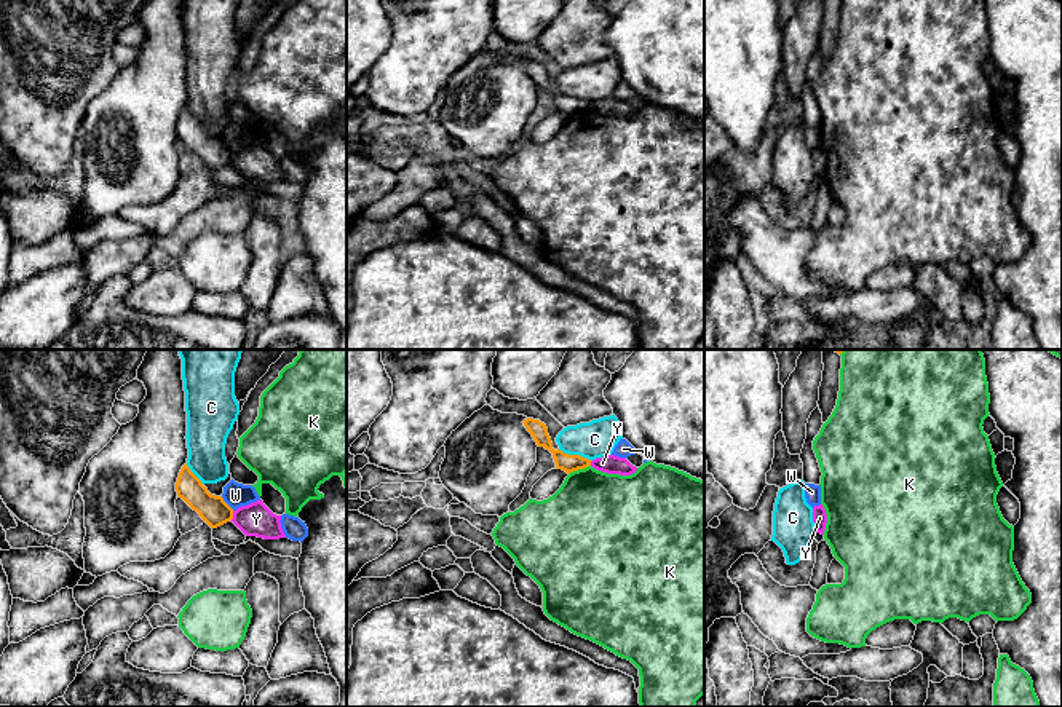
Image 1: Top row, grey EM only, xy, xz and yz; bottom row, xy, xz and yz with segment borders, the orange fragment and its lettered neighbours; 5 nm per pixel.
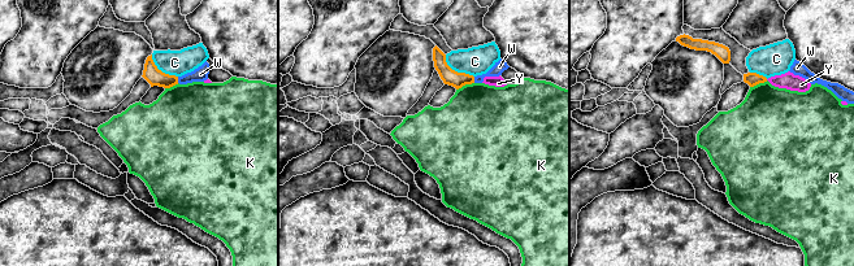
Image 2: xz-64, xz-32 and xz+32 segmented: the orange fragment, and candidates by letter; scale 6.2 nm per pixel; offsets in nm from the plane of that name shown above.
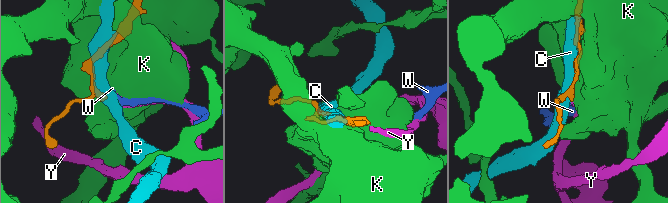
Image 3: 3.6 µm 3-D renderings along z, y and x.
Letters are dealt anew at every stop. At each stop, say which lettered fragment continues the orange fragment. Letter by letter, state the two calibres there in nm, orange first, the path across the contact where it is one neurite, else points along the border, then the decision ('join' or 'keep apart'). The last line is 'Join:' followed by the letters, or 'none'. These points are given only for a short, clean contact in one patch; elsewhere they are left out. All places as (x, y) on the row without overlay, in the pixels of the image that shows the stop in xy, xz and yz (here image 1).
C: 90/190 nm | keep apart
K: 90/440 nm | keep apart
W: 150/120 nm | along xy (221, 139), (233, 152) | keep apart
Y: 150/170 nm | keep apart
Join: none

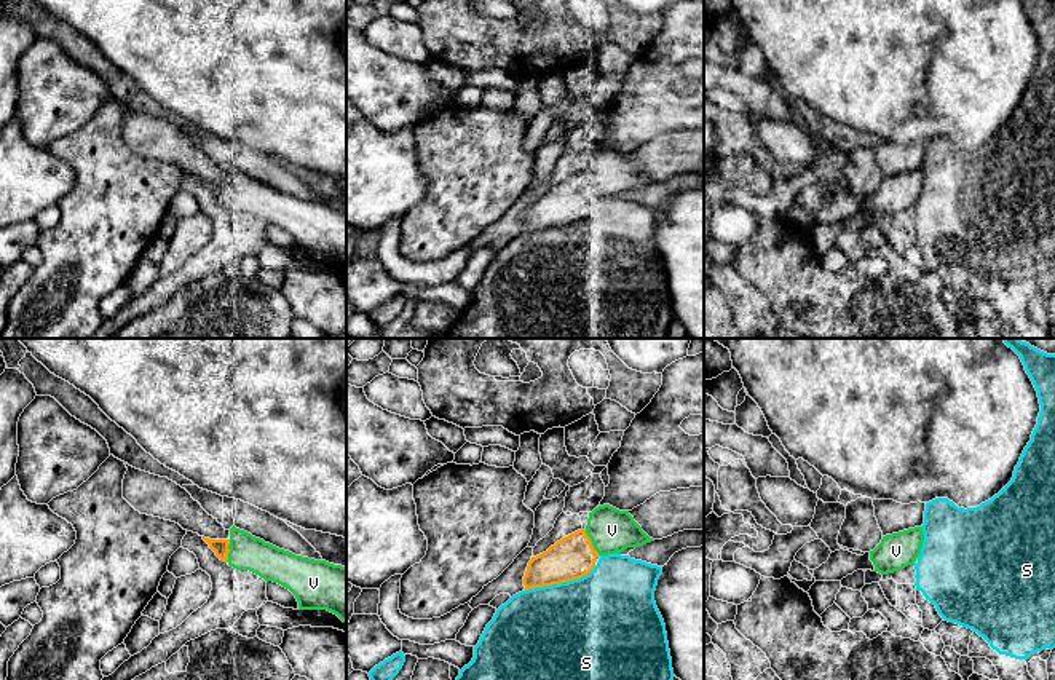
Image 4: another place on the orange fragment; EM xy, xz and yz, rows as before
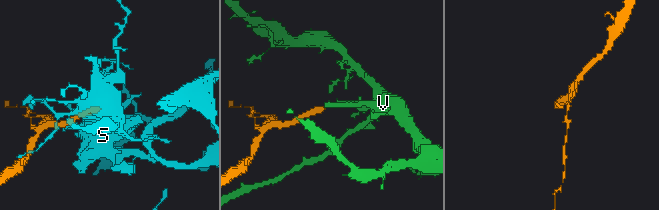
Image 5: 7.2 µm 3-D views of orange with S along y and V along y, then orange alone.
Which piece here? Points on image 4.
S: 220/480 nm | keep apart
V: 220/220 nm | join
Join: V

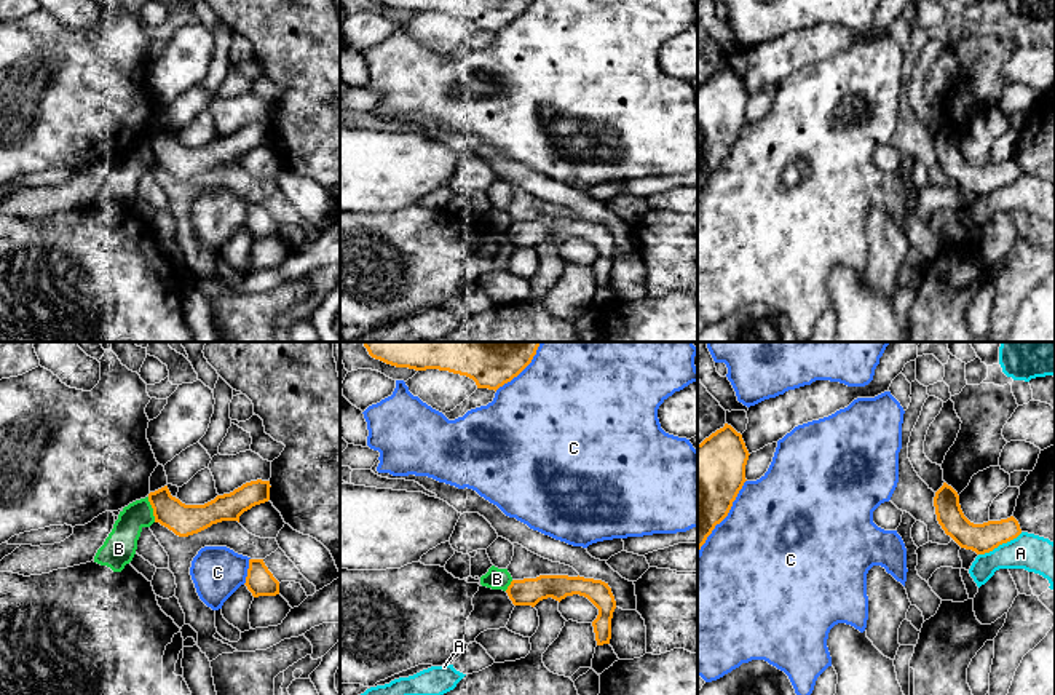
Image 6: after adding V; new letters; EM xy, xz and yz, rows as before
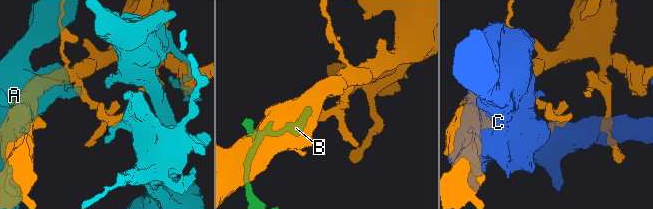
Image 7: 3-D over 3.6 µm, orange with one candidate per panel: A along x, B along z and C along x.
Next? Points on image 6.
A: 150/190 nm | keep apart
B: 160/160 nm | along xy (147, 139), (155, 163) | keep apart
C: 160/480 nm | keep apart
Join: none

